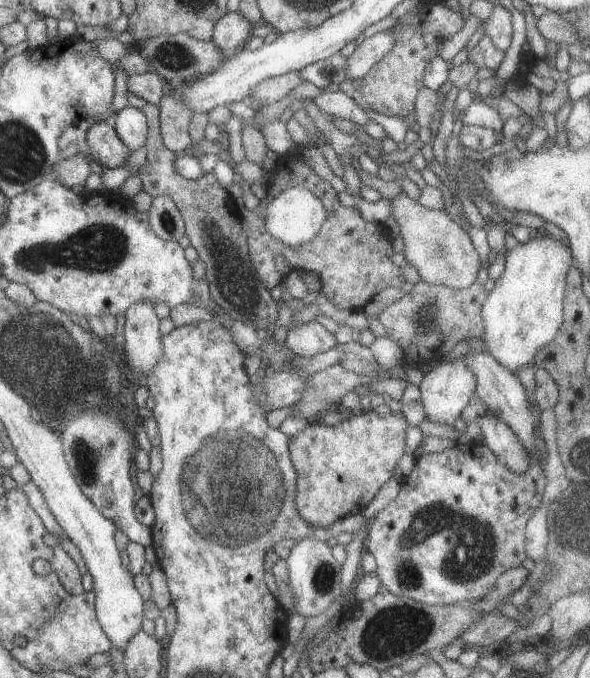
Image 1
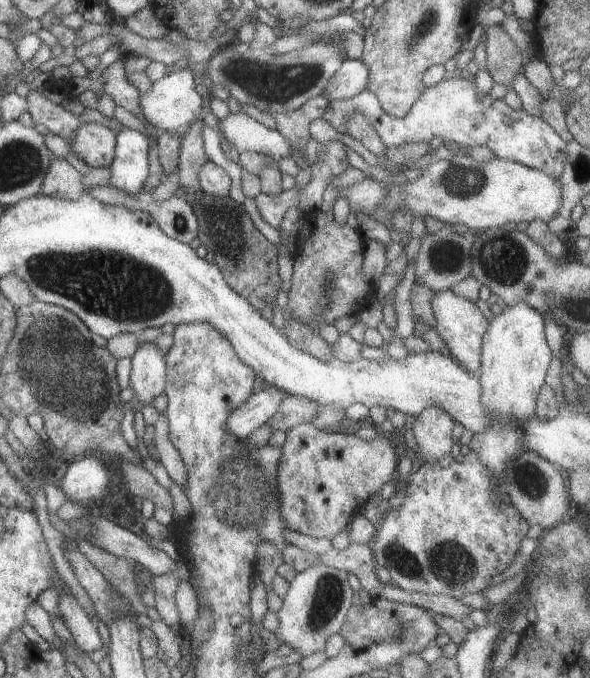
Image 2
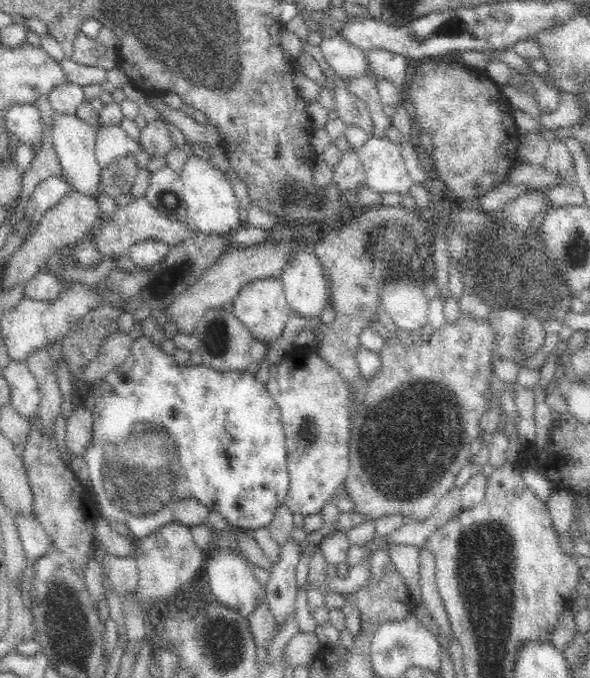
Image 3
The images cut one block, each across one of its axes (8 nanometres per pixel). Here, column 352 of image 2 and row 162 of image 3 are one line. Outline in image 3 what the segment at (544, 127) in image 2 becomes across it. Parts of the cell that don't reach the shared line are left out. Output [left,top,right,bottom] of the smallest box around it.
[94,125,140,169]

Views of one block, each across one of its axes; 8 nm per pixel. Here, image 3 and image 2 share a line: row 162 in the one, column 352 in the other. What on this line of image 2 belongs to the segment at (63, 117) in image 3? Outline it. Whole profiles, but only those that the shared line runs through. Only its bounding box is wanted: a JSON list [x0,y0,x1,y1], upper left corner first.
[323,58,367,101]

